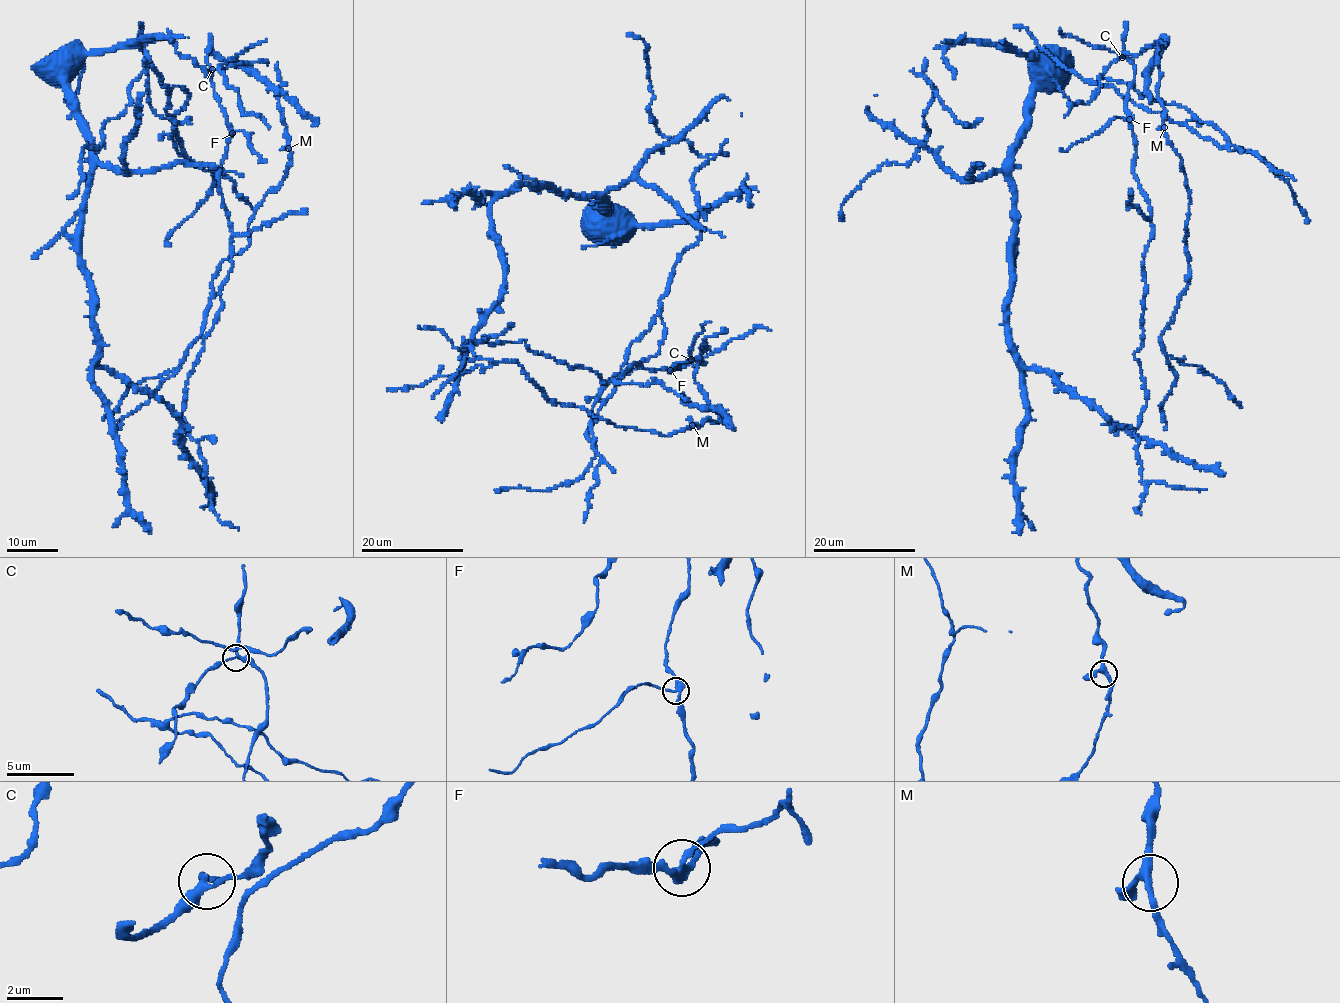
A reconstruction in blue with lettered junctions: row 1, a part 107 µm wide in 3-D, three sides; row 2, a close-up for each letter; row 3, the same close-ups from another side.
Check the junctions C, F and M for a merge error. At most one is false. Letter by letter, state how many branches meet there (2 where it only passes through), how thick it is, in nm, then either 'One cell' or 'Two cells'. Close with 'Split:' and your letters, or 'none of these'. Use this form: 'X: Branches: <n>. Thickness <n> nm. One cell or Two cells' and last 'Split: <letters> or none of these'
C: Branches: 3. Thickness 240 nm. One cell
F: Branches: 3. Thickness 240 nm. Two cells
M: Branches: 3. Thickness 240 nm. One cell
Split: F

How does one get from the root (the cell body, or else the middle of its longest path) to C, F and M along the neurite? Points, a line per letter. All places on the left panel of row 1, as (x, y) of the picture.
C: (191, 439), (186, 382), (223, 305), (221, 286), (232, 267), (231, 229), (218, 185), (231, 129), (212, 69)
F: (191, 439), (183, 416), (186, 382), (223, 305), (221, 286), (232, 267), (231, 229), (218, 185), (231, 134)
M: (191, 439), (186, 382), (232, 267), (218, 185), (231, 129), (213, 69), (250, 62), (279, 88), (288, 148)

